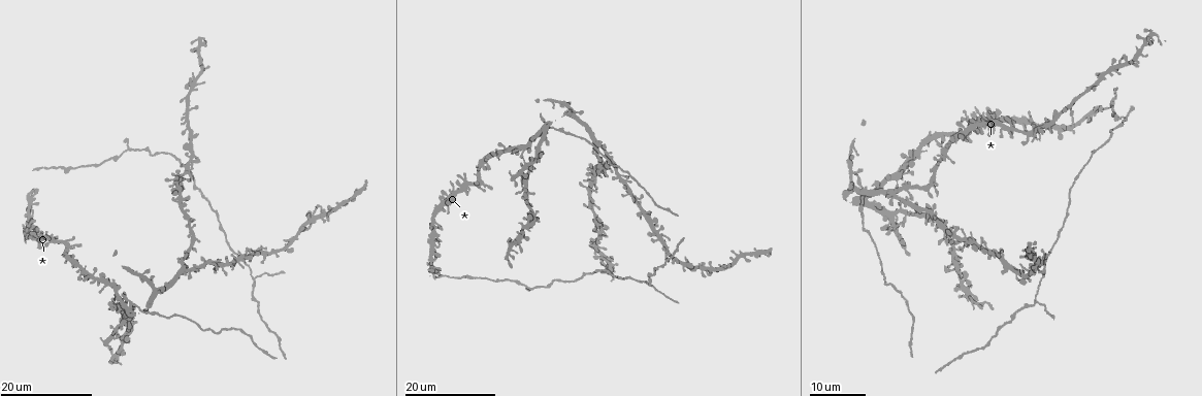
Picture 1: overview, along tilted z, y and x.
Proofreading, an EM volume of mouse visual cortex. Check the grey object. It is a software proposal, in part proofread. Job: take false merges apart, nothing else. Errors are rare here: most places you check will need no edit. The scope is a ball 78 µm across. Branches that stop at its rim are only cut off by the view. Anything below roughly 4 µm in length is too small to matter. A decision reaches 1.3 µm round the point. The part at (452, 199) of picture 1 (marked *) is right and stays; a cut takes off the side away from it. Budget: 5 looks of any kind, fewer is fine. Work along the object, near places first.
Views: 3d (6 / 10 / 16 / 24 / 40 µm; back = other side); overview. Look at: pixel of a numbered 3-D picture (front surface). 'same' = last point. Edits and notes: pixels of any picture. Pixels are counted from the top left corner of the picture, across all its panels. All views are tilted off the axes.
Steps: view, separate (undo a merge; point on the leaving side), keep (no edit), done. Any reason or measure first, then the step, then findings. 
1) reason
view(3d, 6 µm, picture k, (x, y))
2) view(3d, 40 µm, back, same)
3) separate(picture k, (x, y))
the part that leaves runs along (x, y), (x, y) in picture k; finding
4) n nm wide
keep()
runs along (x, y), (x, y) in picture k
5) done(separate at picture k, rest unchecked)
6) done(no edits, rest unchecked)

small branch off a trunk
view(3d, 16 µm, picture 1, (186, 267))

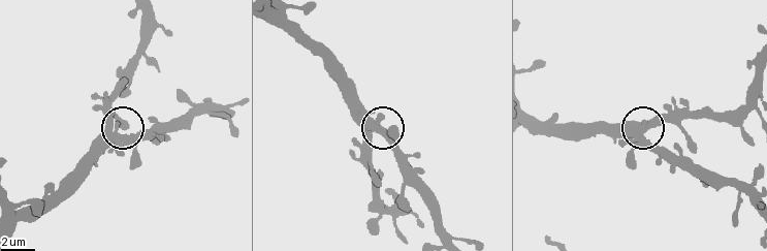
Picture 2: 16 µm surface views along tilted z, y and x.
zoom in
view(3d, 6 µm, picture 2, (121, 138))

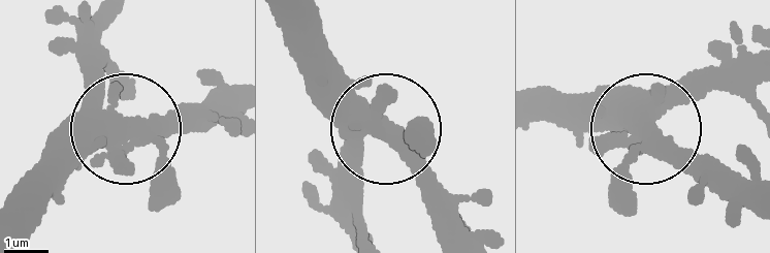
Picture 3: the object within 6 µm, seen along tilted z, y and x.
view(3d, 6 µm, back, picture 3, (389, 130))

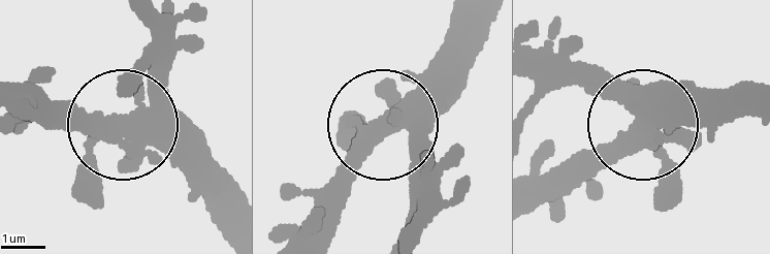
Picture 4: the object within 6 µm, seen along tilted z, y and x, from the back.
4 arms
keep()
one neuron here

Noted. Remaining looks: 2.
thick turns thin
view(3d, 16 µm, picture 1, (654, 272))

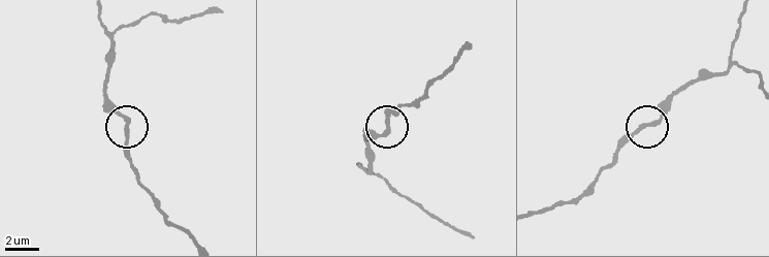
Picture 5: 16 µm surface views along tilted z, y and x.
view(3d, 10 µm, picture 5, (385, 131))

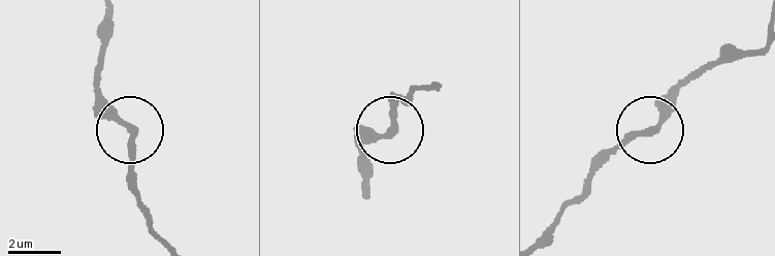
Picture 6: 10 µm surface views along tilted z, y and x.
keep()
runs along (104, 19), (101, 87), (127, 127), (136, 201) in picture 6; one neuron here

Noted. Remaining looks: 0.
done(no edits, rest unchecked)

